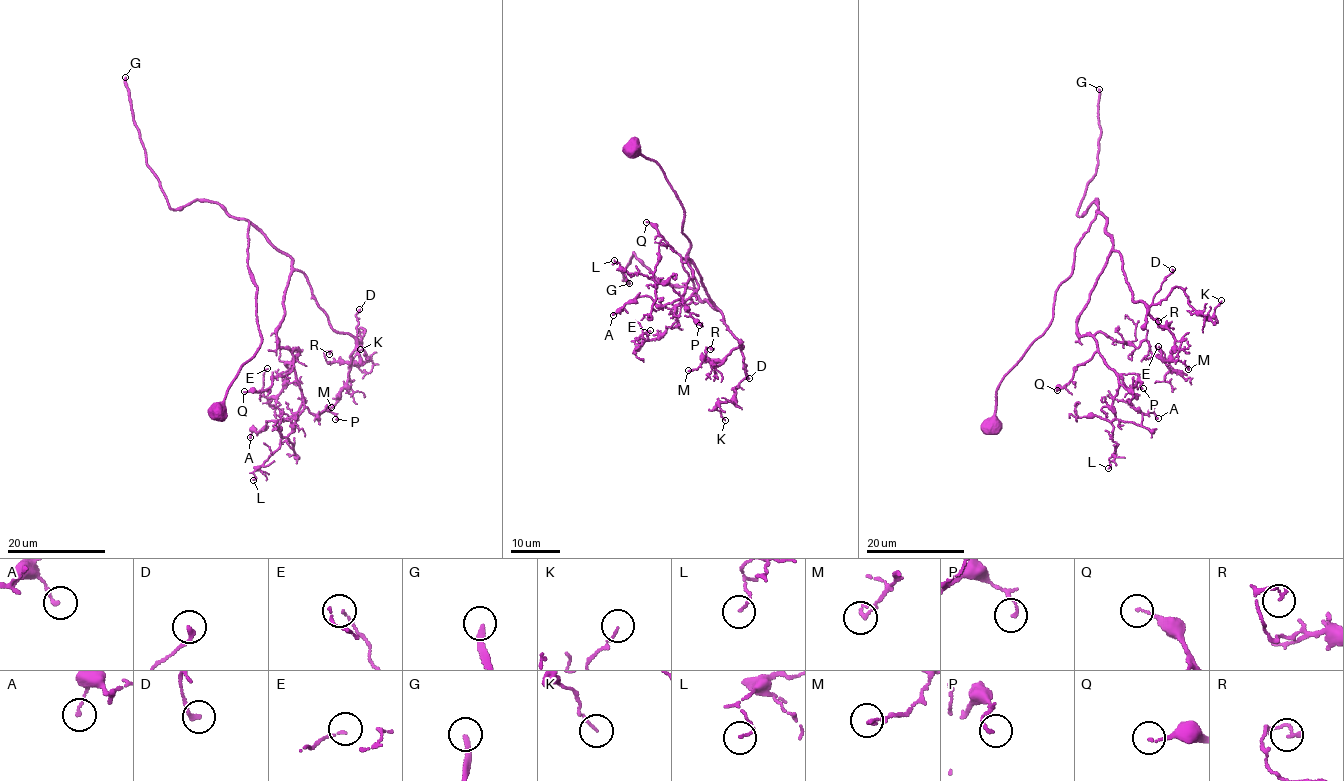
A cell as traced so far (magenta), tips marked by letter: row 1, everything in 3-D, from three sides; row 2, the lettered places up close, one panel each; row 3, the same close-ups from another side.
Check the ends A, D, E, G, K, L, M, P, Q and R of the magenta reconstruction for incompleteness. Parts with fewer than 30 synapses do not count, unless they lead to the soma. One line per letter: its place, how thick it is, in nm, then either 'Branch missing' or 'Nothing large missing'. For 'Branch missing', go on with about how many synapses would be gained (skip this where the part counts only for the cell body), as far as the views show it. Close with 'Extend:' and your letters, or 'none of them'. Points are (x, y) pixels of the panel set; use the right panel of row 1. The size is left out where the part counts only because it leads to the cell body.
A: Place: (1158, 418). Thickness 140 nm. Nothing large missing
D: Place: (1172, 269). Thickness 220 nm. Nothing large missing
E: Place: (1158, 346). Thickness 90 nm. Nothing large missing
G: Place: (1099, 89). Thickness 240 nm. Branch missing. Roughly 70 synapses
K: Place: (1221, 300). Thickness 90 nm. Nothing large missing
L: Place: (1108, 468). Thickness 100 nm. Nothing large missing
M: Place: (1188, 369). Thickness 160 nm. Nothing large missing
P: Place: (1143, 388). Thickness 120 nm. Nothing large missing
Q: Place: (1057, 390). Thickness 110 nm. Nothing large missing
R: Place: (1158, 321). Thickness 170 nm. Nothing large missing
Extend: G

